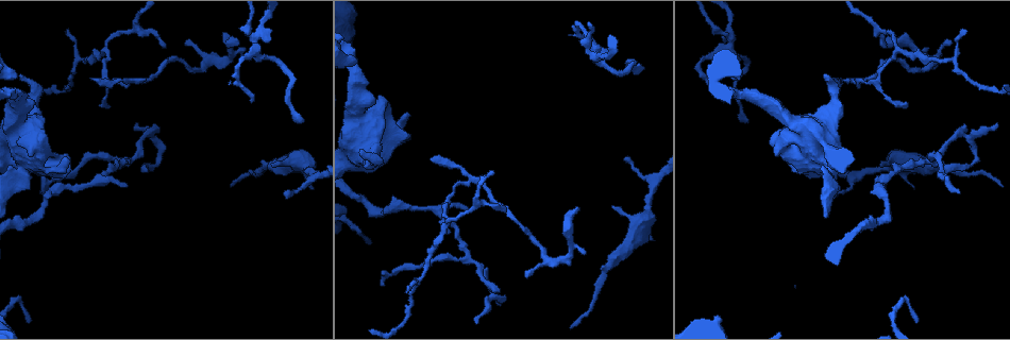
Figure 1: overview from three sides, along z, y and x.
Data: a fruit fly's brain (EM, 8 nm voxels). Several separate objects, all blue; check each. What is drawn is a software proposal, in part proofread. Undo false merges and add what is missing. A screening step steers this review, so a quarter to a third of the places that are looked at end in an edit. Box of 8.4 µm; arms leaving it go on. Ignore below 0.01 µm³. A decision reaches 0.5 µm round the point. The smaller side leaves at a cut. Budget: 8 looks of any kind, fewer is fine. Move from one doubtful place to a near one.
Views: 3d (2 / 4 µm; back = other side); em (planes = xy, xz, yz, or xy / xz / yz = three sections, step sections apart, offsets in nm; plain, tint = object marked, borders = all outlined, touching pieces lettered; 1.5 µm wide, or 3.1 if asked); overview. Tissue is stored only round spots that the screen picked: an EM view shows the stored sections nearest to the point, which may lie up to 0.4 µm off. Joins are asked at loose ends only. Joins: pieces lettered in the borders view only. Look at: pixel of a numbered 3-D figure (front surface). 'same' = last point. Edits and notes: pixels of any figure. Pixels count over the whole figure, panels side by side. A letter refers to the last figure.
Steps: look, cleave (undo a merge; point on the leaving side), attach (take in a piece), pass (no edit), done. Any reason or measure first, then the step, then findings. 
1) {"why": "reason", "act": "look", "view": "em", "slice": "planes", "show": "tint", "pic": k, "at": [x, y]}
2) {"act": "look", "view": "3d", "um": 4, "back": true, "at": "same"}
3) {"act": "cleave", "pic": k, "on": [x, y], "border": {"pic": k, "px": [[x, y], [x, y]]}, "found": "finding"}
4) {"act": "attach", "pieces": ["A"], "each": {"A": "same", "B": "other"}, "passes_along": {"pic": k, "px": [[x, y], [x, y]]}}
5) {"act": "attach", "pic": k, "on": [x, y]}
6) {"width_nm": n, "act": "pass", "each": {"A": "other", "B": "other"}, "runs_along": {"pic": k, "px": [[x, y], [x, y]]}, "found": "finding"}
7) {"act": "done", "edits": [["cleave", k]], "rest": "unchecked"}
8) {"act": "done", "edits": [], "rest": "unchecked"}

{"why": "an open end", "act": "look", "view": "em", "slice": "planes", "show": "borders", "pic": 1, "at": [635, 74]}

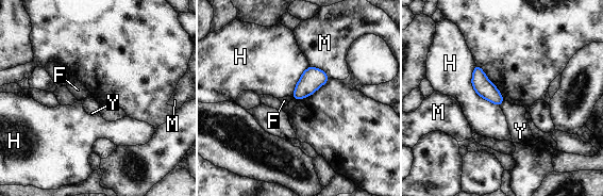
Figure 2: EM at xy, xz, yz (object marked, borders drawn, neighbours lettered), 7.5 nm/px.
{"act": "pass", "each": {"F": "other", "H": "other", "M": "other", "Y": "other"}, "border": {"pic": 2, "px": [[503, 100], [499, 105]]}, "found": "none of them fits"}

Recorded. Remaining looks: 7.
{"why": "thin neck", "act": "look", "view": "3d", "um": 2, "back": true, "pic": 1, "at": [887, 205]}

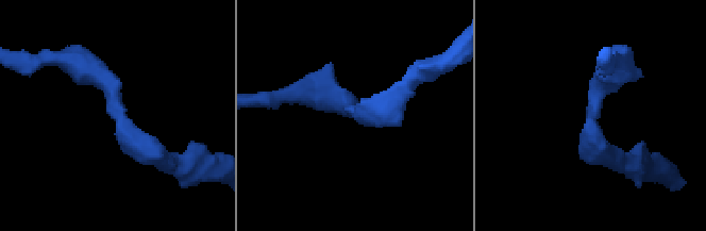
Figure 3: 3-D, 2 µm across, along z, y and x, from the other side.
{"why": "need the tissue", "act": "look", "view": "em", "slice": "planes", "show": "borders", "pic": 3, "at": [120, 112]}

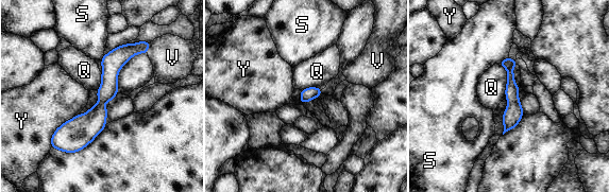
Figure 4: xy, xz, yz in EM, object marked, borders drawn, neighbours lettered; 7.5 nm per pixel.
{"longest_contact_nm": ["Y", 320], "act": "pass", "each": {"Q": "other", "S": "other", "V": "other", "Y": "other"}, "runs_along": {"pic": 4, "px": [[144, 46], [111, 69], [99, 112], [69, 147]]}, "found": "continuous, no second cell"}

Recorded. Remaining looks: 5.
{"why": "tapers out", "act": "look", "view": "em", "slice": "xz", "step": 8, "show": "tint", "pic": 1, "at": [41, 194]}

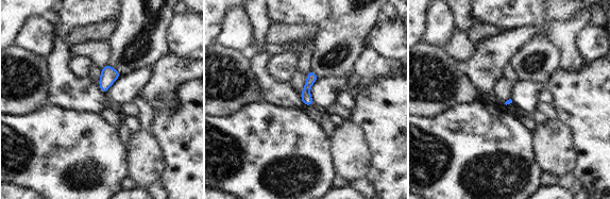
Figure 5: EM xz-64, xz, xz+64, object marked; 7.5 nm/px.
{"why": "cut it another way", "act": "look", "view": "em", "slice": "planes", "show": "borders", "at": "same"}

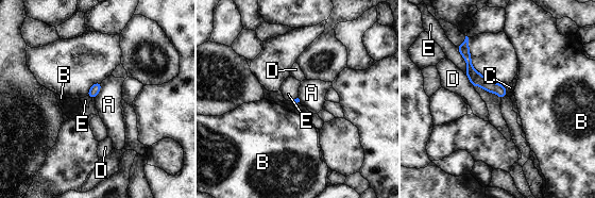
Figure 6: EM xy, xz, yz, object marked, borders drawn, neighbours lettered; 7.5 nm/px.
{"act": "pass", "each": {"A": "other", "B": "other", "C": "other", "D": "other", "E": "other"}, "runs_along": {"pic": 6, "px": [[465, 48], [470, 69], [502, 95]]}, "found": "no lettered piece goes on from it"}

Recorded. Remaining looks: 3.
{"act": "done", "edits": [], "rest": "unchecked"}

